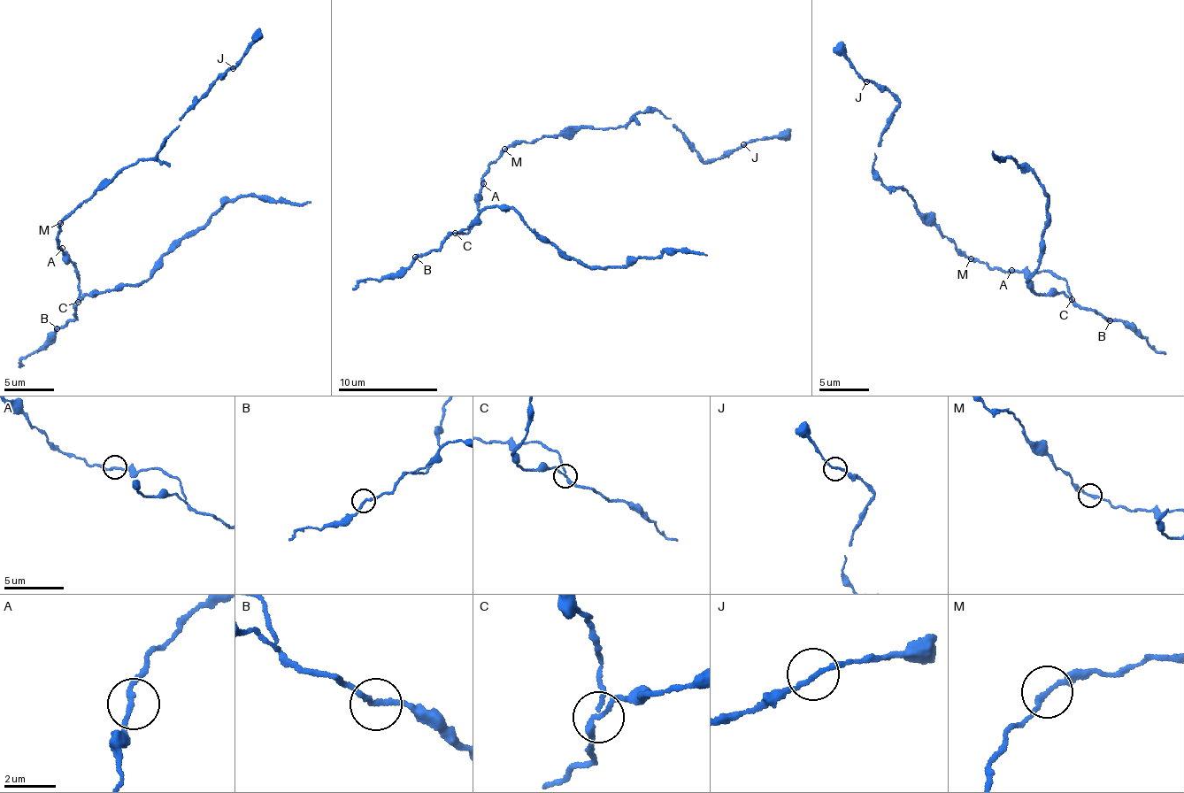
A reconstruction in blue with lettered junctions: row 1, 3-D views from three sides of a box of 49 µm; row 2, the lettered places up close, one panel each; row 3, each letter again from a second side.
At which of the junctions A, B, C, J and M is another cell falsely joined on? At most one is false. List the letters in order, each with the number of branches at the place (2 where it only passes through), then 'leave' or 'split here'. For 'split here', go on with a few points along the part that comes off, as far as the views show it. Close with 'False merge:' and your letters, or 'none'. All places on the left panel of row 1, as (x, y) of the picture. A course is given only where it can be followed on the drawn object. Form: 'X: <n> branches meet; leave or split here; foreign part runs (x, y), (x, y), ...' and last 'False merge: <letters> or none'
A: 2 branches meet; leave
B: 2 branches meet; leave
C: 3 branches meet; split here; foreign part runs (78, 302), (91, 293), (133, 287), (151, 278), (161, 255), (231, 198), (265, 195), (276, 201), (310, 202)
J: 2 branches meet; leave
M: 2 branches meet; leave
False merge: C

